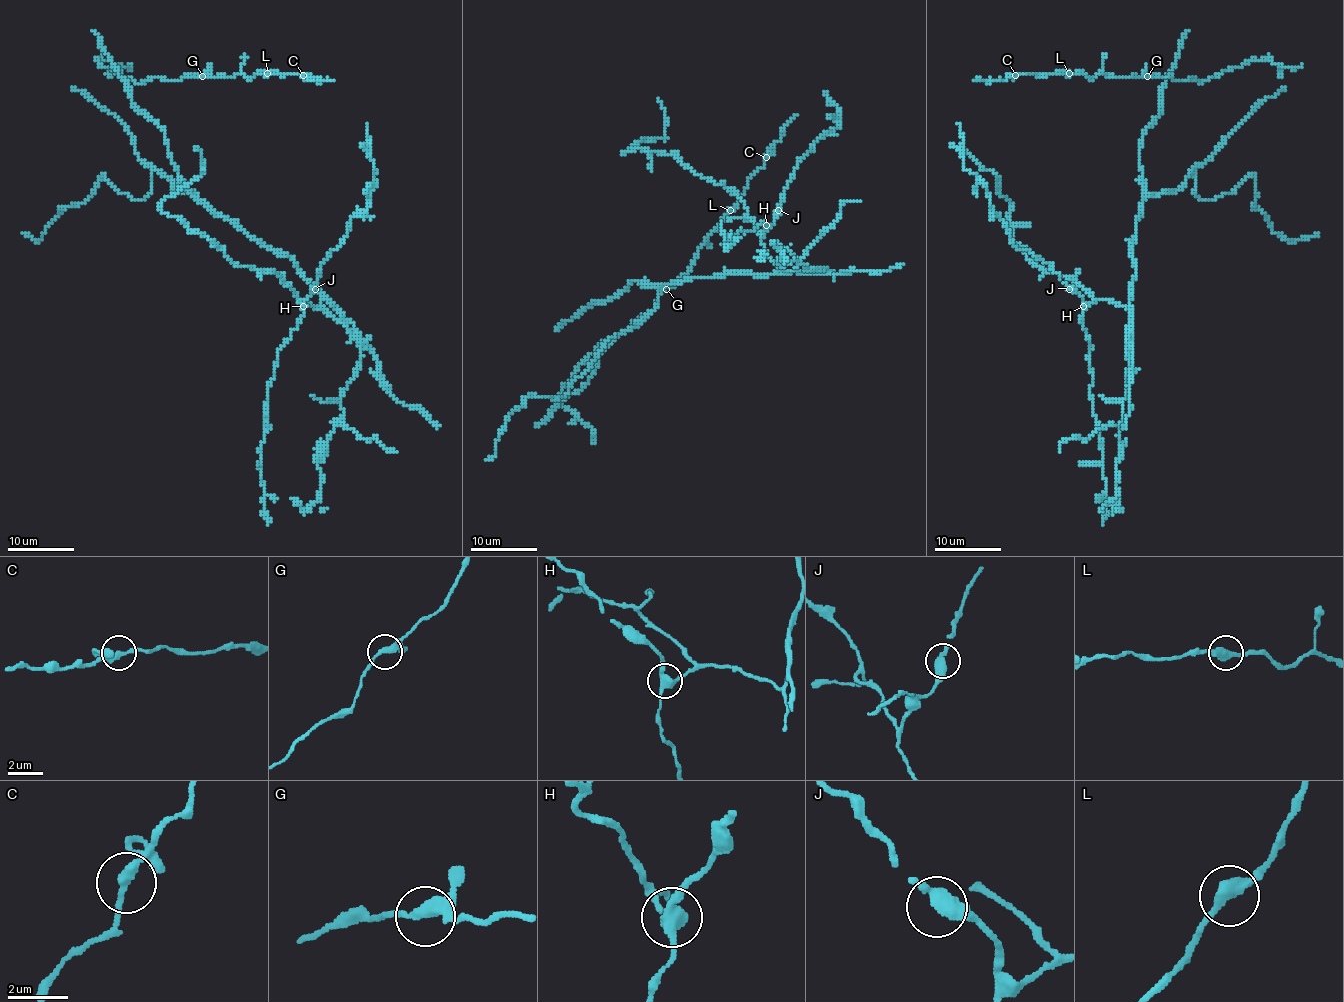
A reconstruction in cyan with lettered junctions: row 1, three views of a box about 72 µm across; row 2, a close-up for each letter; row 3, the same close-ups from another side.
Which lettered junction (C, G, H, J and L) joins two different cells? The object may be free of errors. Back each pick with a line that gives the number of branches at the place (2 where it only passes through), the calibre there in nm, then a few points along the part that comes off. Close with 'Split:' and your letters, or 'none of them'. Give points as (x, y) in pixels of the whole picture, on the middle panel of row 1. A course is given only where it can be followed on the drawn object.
H: Branches: 3. Thickness 360 nm. Course of the part to remove: (767, 225), (762, 245), (785, 272), (670, 281), (657, 306), (614, 335), (563, 398), (529, 394), (486, 461)
Split: H

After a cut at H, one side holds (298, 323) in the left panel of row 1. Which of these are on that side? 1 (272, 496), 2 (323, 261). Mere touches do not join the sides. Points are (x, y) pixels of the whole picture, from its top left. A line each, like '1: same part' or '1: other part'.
1: same part
2: same part

